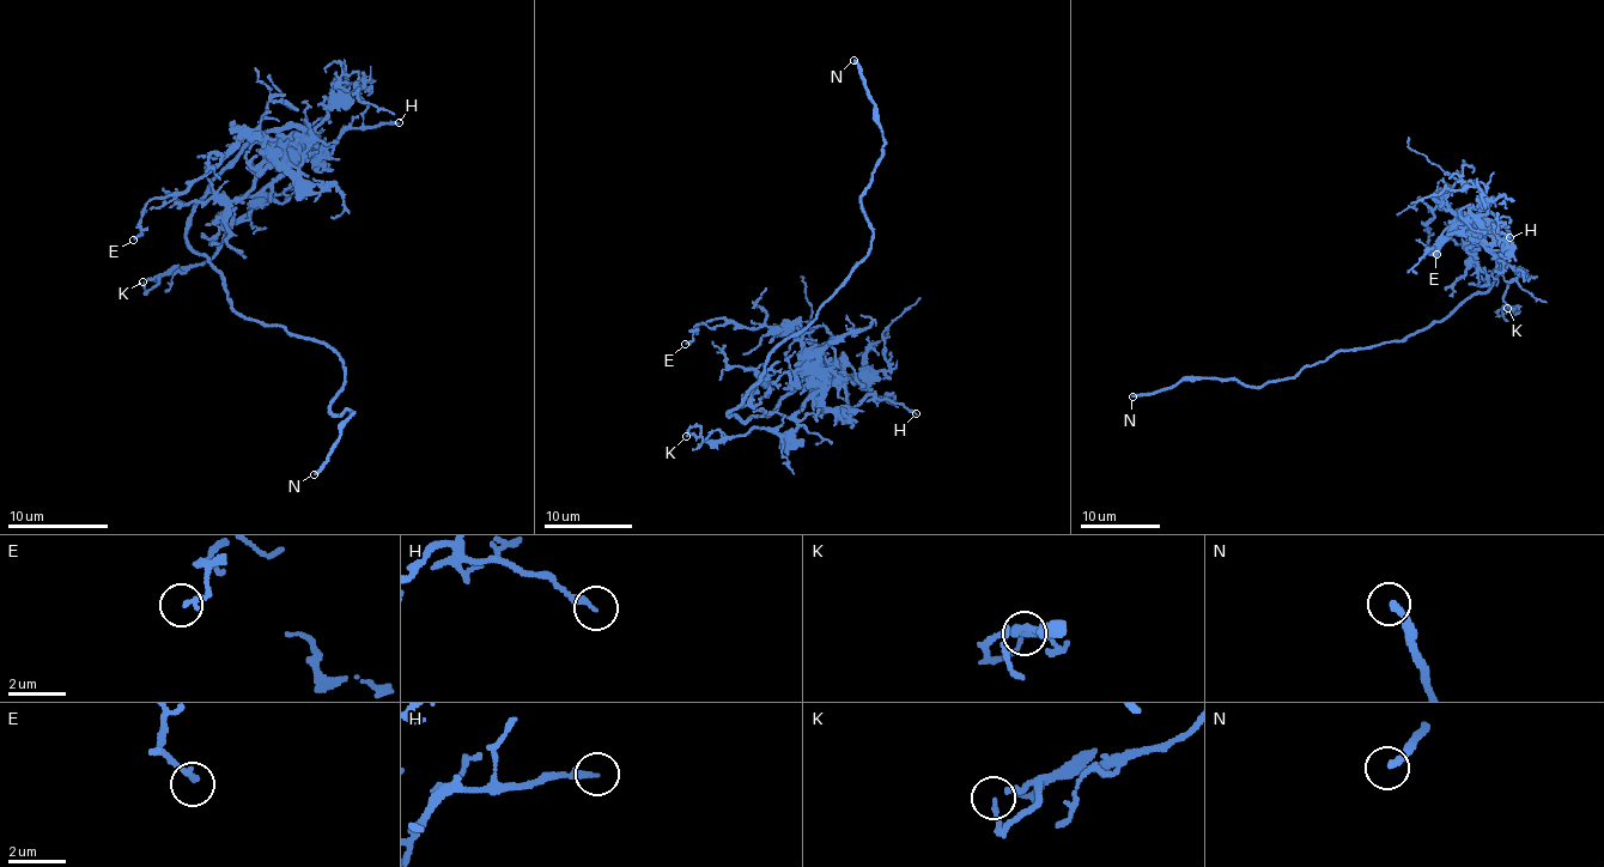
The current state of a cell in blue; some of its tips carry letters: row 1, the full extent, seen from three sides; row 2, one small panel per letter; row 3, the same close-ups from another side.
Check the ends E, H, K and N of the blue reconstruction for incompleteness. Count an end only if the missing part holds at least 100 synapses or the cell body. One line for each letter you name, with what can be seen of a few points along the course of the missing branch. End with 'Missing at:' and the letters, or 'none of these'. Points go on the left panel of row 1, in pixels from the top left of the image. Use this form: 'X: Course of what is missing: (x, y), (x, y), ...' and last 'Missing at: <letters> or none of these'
Missing at: N

